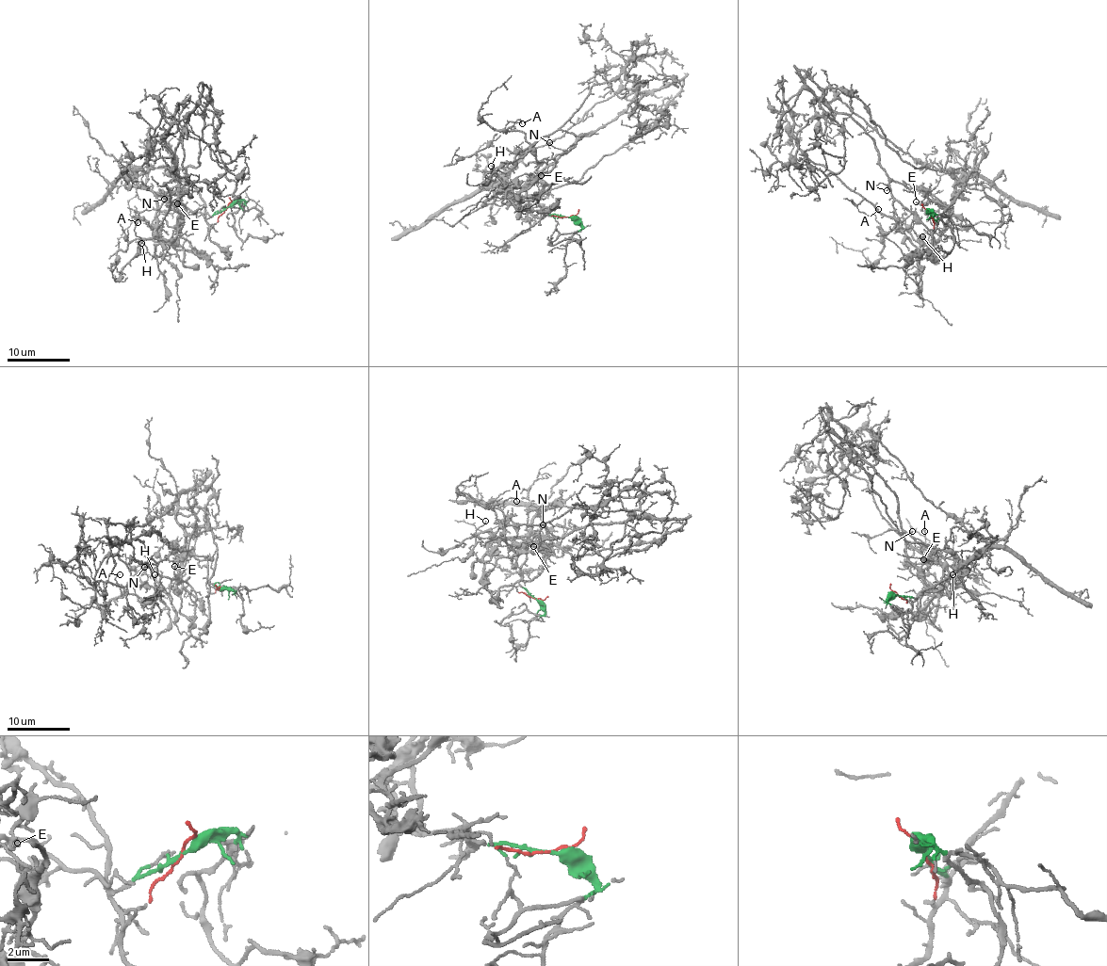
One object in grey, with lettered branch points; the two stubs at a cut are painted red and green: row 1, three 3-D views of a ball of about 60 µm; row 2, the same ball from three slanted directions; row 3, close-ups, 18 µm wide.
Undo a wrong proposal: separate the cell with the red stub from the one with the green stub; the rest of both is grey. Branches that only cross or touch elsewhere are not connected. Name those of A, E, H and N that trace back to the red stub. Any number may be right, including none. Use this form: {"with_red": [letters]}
{"with_red": []}

